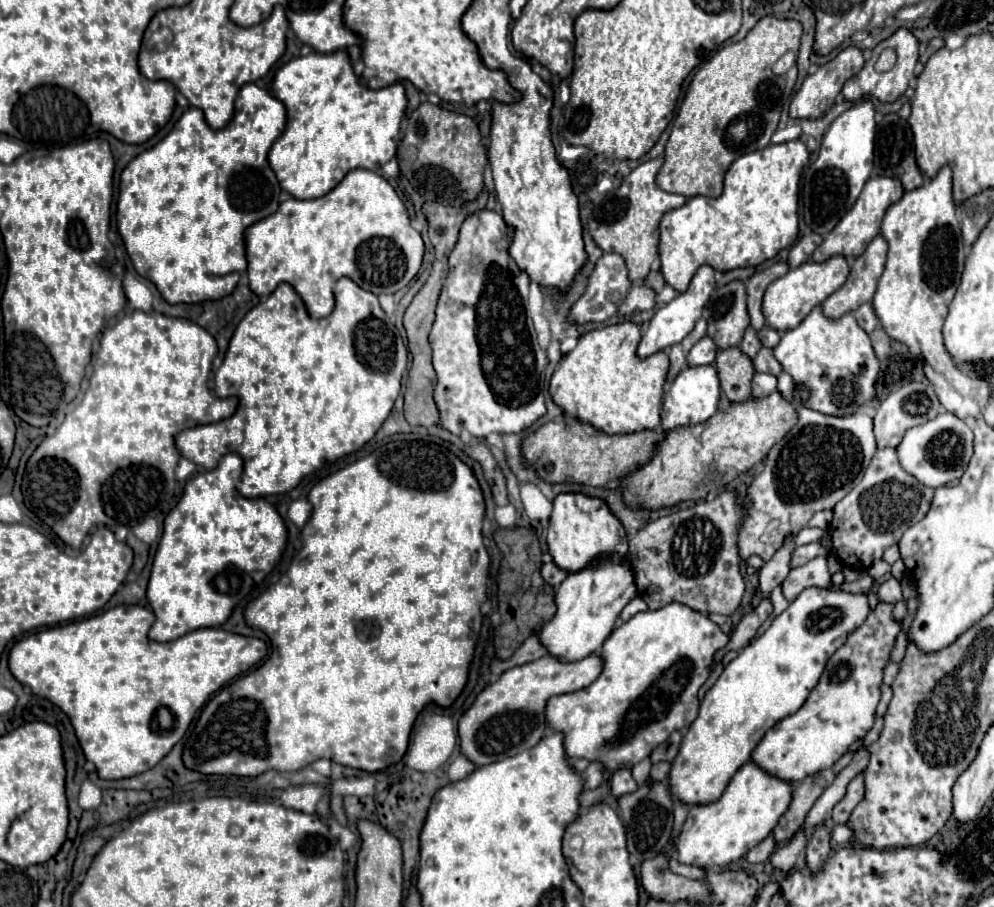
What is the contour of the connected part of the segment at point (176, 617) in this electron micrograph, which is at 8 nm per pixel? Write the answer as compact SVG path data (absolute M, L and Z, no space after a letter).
M226 454L218 468L198 474L188 480L182 500L164 520L164 532L154 556L152 574L148 582L148 602L156 614L156 622L150 628L150 638L156 642L176 640L196 628L222 626L232 610L246 600L252 590L280 562L288 532L278 510L264 498L244 498L238 492L238 480L242 474L242 458L238 454Z

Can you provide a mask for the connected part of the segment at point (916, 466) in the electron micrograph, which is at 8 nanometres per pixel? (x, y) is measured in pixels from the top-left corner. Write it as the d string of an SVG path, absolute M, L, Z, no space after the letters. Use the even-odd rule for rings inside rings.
M940 412L936 418L918 424L916 428L908 428L896 450L900 464L908 474L916 476L924 486L938 488L964 474L972 456L972 438L974 434L964 420L950 412Z

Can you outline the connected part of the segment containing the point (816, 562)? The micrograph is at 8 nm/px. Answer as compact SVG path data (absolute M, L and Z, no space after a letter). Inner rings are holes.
M818 556L810 560L808 564L790 570L788 578L784 580L784 596L788 602L792 602L802 590L810 586L820 586L820 588L832 588L832 578L828 572L827 557Z

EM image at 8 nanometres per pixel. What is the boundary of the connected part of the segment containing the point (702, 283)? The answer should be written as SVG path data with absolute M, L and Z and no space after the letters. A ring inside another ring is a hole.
M702 266L702 268L694 274L694 278L692 278L688 290L682 292L682 294L678 294L672 302L668 302L666 306L662 306L662 308L654 314L654 318L650 320L648 328L644 330L642 342L640 342L640 346L638 346L638 356L640 356L640 358L646 358L646 356L650 356L650 354L654 354L654 352L658 352L658 350L664 350L664 348L668 348L668 346L680 342L680 340L694 328L696 320L702 316L702 310L704 310L704 306L706 306L706 302L708 302L708 298L710 298L710 294L712 294L712 290L716 288L714 272L716 272L716 270L714 270L712 266Z

